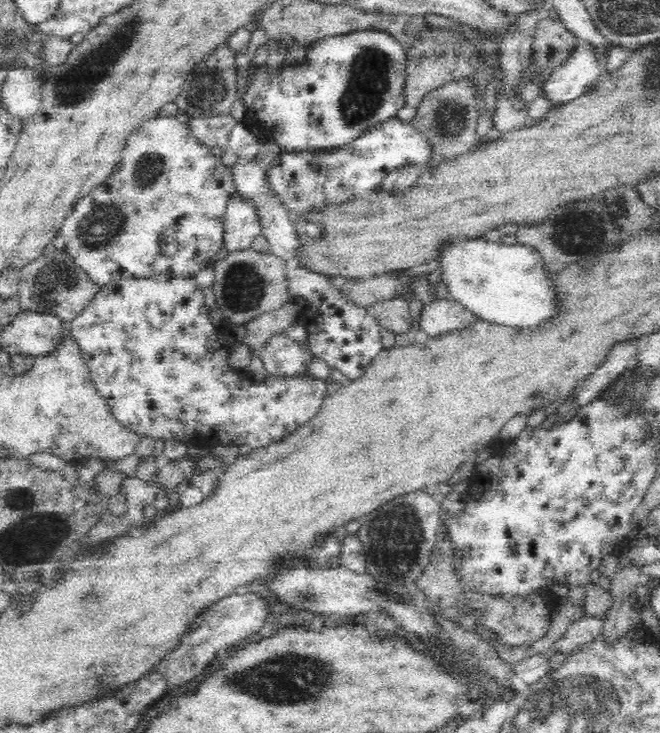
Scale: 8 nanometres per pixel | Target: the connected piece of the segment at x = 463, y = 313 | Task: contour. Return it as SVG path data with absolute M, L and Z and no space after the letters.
M452 298L425 302L420 312L420 331L422 338L434 338L464 328L475 318L463 304Z

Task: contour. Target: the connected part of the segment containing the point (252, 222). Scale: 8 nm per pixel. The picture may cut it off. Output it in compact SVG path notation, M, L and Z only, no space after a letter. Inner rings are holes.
M235 195L223 216L223 246L228 253L252 249L254 238L261 234L260 217L244 198Z

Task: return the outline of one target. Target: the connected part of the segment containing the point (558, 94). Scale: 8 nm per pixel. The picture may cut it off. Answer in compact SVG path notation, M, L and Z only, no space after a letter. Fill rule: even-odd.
M578 41L577 46L577 51L570 56L569 60L566 60L564 65L560 65L559 68L550 73L550 76L546 77L543 82L544 99L552 107L572 103L573 100L586 95L595 84L595 81L601 76L603 70L596 63L592 48L588 46L588 43Z

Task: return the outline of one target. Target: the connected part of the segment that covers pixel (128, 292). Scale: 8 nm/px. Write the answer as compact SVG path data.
M184 273L157 274L102 285L80 316L69 322L92 368L94 382L120 424L141 437L175 440L186 446L196 442L202 446L206 444L205 448L213 448L219 443L233 443L261 449L285 439L318 414L325 398L326 381L313 376L288 379L271 375L264 383L244 384L240 372L230 365L230 352L241 342L234 337L227 322L214 327L204 288L194 276Z

